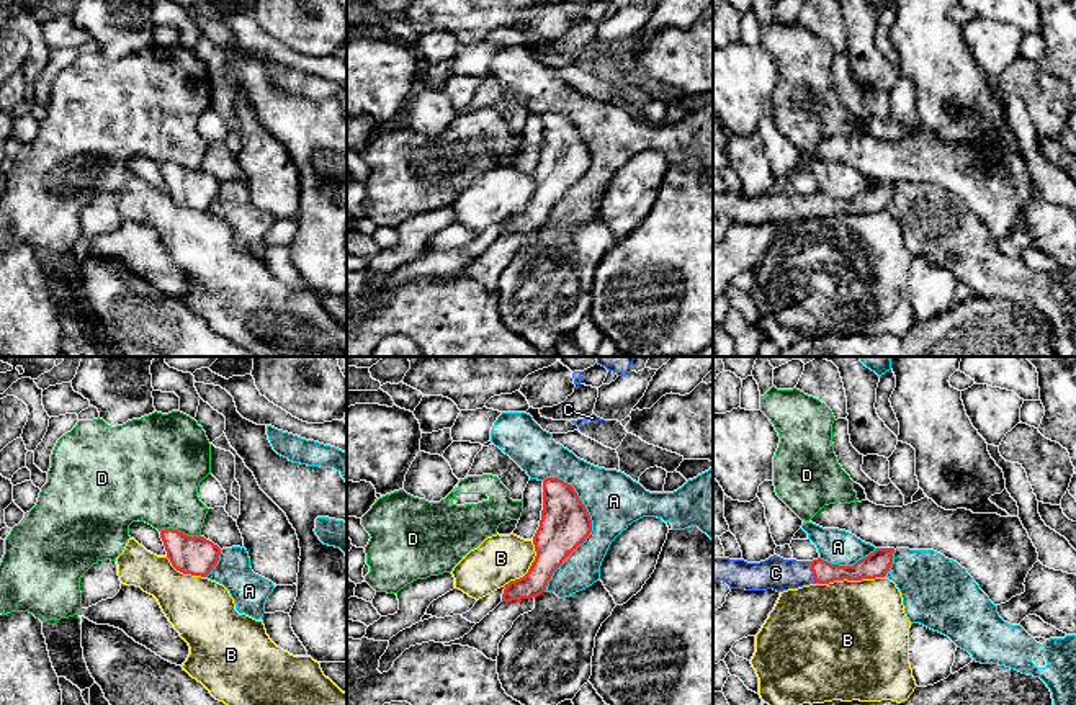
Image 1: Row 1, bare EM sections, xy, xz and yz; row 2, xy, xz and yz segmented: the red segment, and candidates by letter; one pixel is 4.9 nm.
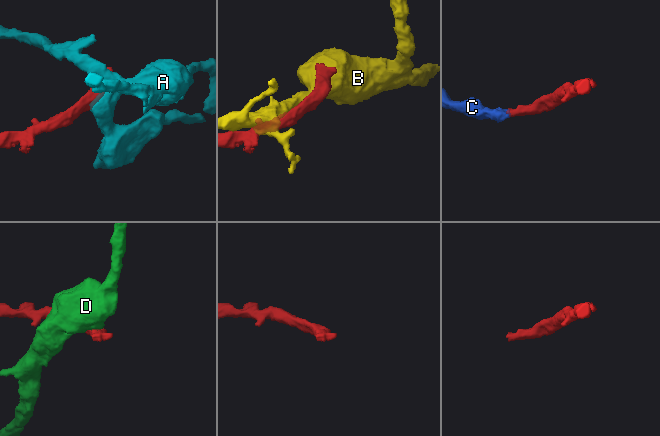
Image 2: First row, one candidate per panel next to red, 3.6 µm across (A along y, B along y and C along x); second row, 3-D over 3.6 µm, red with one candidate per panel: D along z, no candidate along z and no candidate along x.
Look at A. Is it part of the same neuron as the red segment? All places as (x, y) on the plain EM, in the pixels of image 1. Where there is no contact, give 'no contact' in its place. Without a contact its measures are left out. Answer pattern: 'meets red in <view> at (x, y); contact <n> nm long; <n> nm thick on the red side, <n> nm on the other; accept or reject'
meets red in xz at (591, 164); contact 550 nm long; 240 nm thick on the red side, 280 nm on the other; reject

